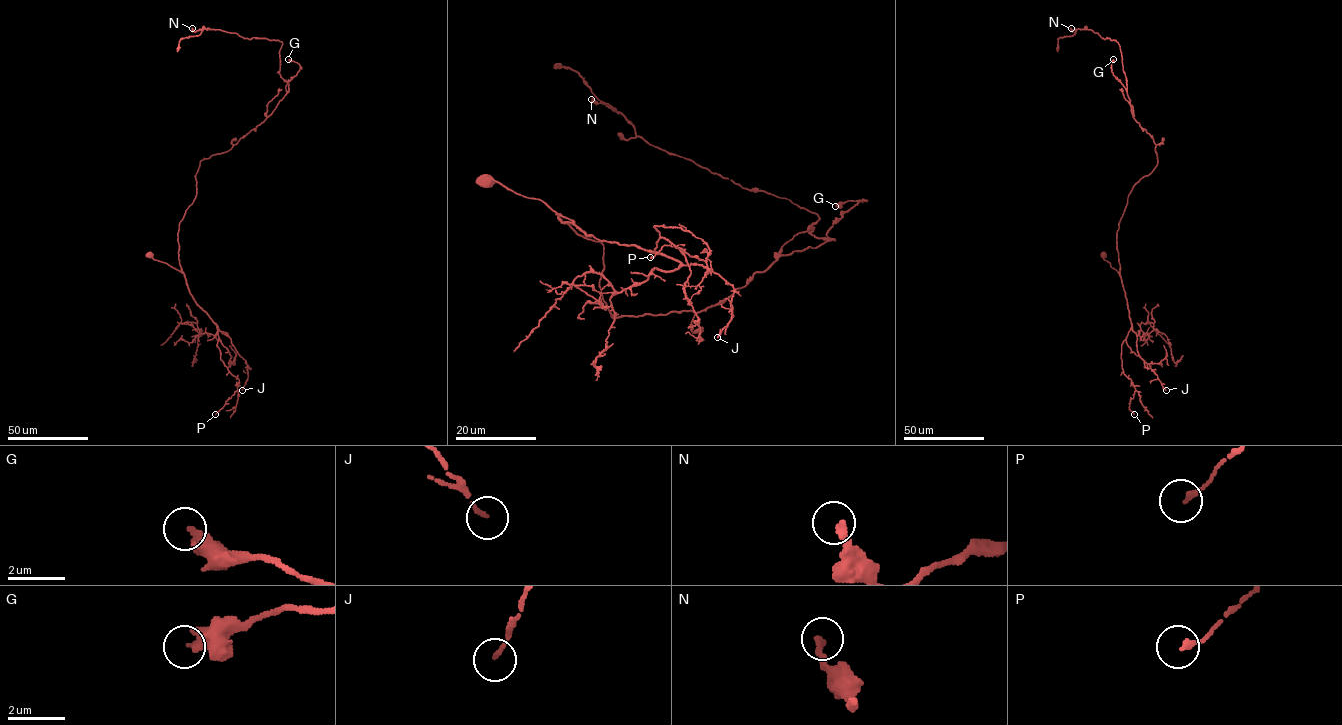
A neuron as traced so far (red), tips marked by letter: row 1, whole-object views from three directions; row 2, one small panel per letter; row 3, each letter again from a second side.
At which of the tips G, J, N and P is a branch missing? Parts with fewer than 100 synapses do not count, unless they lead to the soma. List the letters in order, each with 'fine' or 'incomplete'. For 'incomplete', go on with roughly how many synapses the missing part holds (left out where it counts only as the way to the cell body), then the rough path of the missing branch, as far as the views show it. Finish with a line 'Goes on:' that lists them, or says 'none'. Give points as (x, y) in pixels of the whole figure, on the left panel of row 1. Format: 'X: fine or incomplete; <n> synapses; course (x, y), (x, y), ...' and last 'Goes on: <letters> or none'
G: fine
J: fine
N: fine
P: fine
Goes on: none

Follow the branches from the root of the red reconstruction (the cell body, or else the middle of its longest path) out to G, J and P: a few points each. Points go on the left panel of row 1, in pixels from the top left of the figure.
G: (150, 254), (184, 274), (177, 233), (196, 196), (200, 162), (229, 150), (271, 114), (299, 70), (288, 59)
J: (150, 254), (184, 274), (194, 301), (218, 328), (227, 334), (248, 367), (242, 390)
P: (150, 254), (184, 274), (193, 299), (216, 326), (220, 359), (239, 379), (237, 390), (215, 414)

